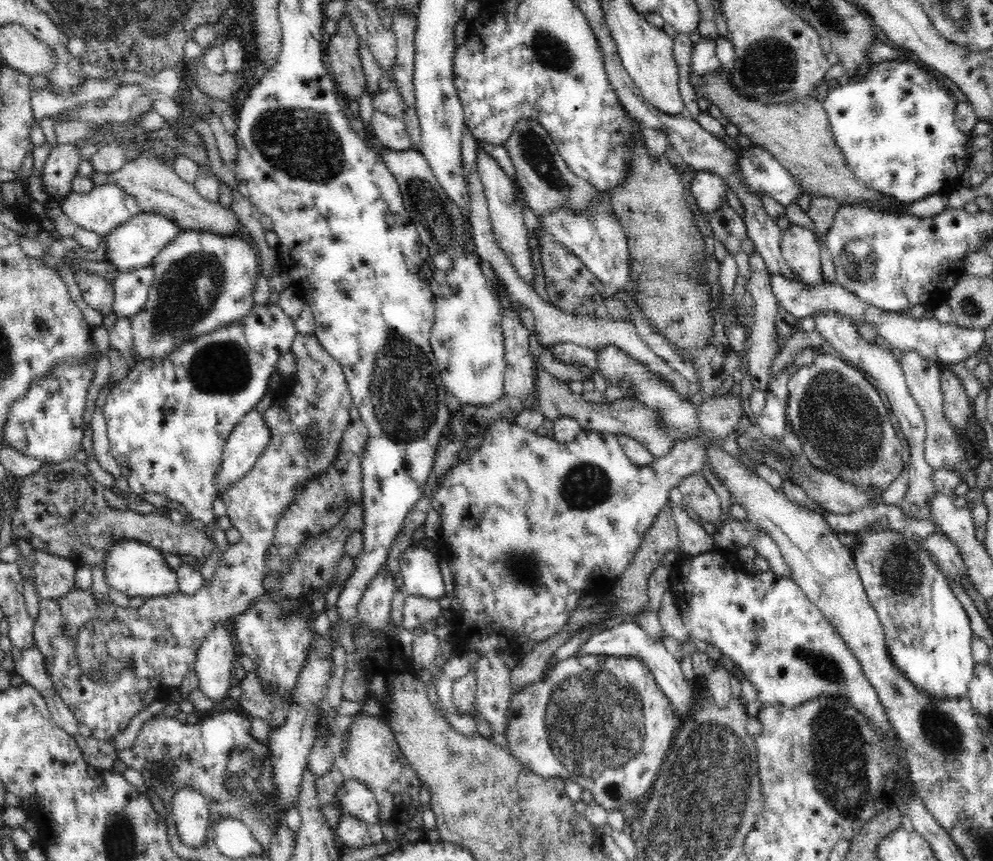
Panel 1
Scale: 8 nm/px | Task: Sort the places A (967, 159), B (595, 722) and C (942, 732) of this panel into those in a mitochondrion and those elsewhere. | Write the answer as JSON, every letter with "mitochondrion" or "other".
{"A":"other","B":"mitochondrion","C":"mitochondrion"}

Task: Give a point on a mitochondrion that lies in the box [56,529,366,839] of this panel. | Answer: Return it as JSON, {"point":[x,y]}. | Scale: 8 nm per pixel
{"point":[103,649]}

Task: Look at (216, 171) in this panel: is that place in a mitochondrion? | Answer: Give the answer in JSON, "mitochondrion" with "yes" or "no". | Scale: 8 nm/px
{"mitochondrion":"no"}

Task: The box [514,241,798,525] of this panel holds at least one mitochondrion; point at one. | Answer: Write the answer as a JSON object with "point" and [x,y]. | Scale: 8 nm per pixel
{"point":[586,485]}

